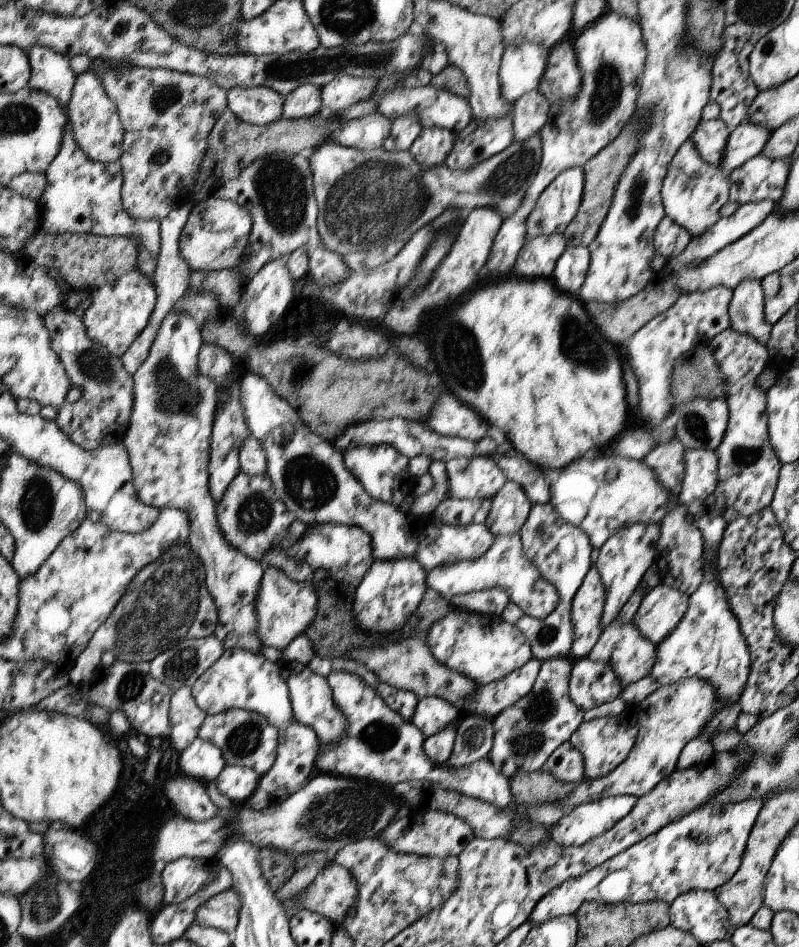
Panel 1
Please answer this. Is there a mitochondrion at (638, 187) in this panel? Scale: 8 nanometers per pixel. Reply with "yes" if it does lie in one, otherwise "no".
yes

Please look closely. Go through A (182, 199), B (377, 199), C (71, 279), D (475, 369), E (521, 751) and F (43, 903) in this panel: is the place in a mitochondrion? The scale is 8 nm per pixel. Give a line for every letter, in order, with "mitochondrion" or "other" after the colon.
A: other
B: mitochondrion
C: other
D: mitochondrion
E: mitochondrion
F: mitochondrion

